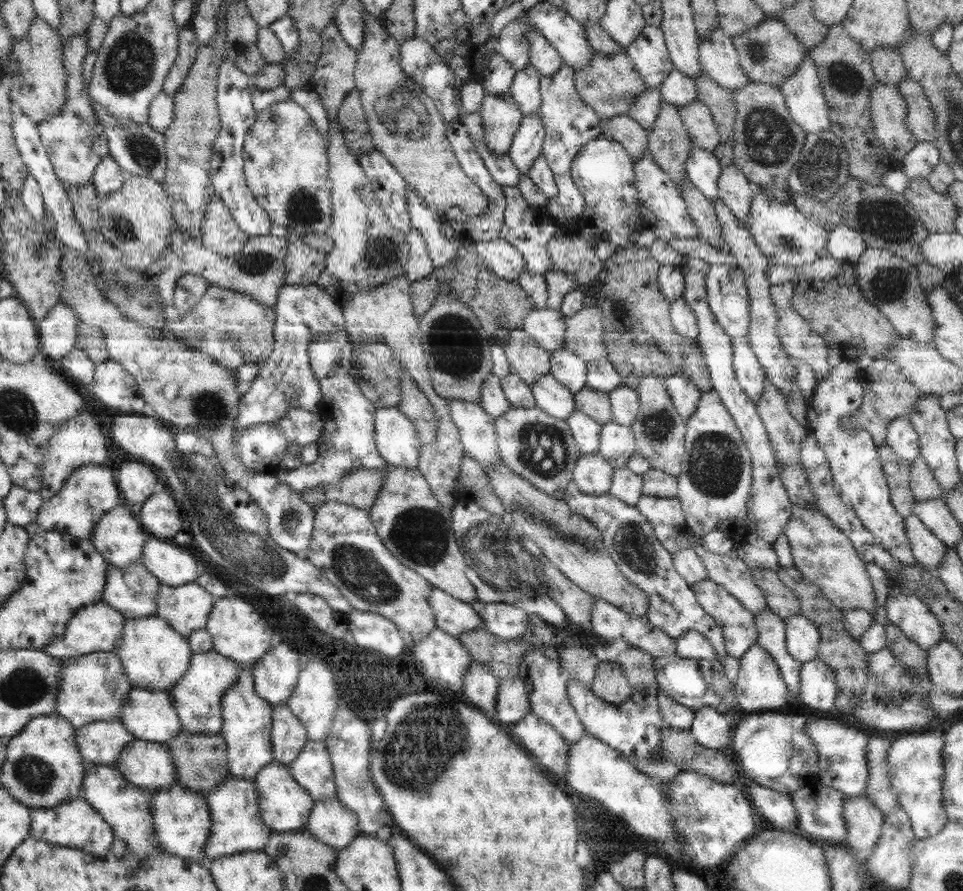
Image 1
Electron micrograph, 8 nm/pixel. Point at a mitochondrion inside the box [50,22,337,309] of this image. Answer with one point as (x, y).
(129, 66)

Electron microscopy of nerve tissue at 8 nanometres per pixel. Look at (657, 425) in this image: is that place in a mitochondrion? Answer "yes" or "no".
yes

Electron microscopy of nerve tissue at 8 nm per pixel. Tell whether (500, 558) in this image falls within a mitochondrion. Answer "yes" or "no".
yes

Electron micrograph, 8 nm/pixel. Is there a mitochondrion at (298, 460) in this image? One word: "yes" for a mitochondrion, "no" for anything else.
no

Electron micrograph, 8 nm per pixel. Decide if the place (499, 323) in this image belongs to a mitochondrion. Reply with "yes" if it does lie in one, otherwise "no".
yes

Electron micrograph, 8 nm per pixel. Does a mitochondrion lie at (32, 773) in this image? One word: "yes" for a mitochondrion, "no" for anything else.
yes

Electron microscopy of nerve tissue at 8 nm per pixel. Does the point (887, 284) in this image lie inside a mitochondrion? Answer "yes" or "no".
yes

